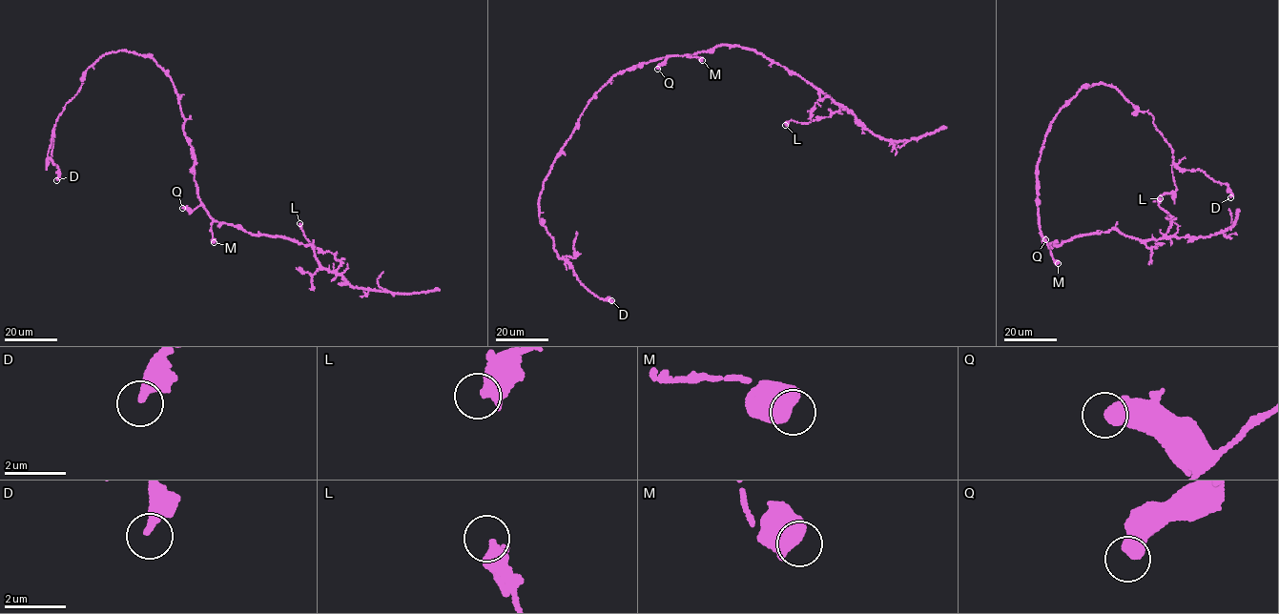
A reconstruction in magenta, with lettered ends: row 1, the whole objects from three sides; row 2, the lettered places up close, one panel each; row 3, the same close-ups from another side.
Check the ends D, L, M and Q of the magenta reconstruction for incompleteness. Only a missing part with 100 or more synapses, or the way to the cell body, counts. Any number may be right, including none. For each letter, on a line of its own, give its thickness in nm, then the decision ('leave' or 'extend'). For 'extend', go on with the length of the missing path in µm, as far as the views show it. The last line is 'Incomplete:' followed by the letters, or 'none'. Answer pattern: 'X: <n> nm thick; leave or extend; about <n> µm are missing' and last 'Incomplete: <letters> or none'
D: 340 nm thick; leave
L: 500 nm thick; leave
M: 700 nm thick; leave
Q: 550 nm thick; leave
Incomplete: none

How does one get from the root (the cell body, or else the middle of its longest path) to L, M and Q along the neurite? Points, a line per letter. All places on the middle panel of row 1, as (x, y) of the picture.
L: (637, 65), (695, 55), (722, 45), (755, 51), (838, 103), (840, 110), (828, 117), (785, 125)
M: (637, 65), (670, 56), (687, 54), (702, 60)
Q: (637, 65), (667, 56), (657, 69)

